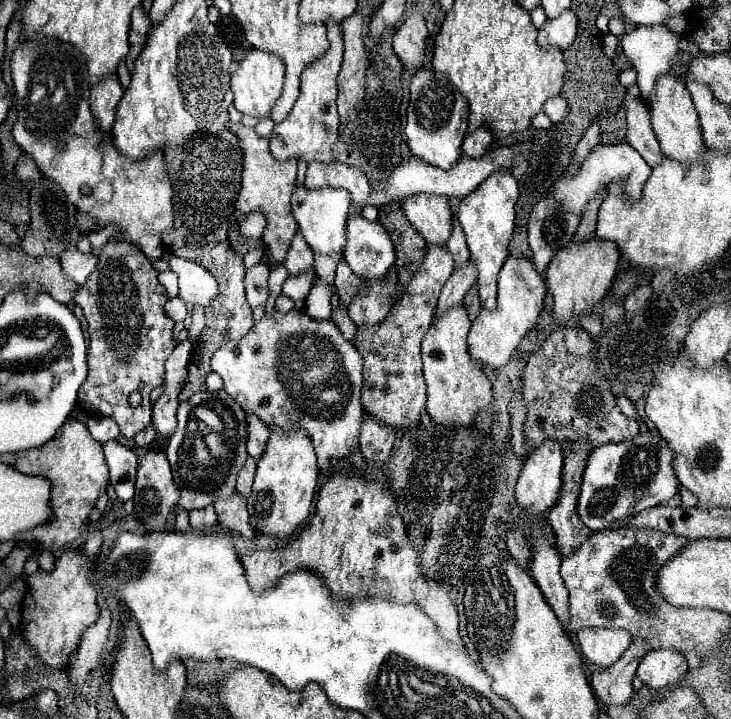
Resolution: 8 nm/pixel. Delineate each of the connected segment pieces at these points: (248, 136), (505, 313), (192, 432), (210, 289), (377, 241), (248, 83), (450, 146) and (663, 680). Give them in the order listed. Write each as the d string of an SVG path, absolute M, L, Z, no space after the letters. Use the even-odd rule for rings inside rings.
M228 123L228 129L232 129L242 145L244 151L244 171L242 171L242 191L238 195L235 208L242 213L249 211L261 211L266 215L266 229L262 235L262 241L266 243L272 257L282 263L286 259L286 251L292 243L292 237L296 235L296 223L290 215L290 197L294 193L294 179L296 179L296 159L288 159L284 163L278 163L268 149L268 139L262 139L256 135L254 129L242 127L240 123Z
M508 257L498 277L498 307L494 311L482 309L476 321L472 323L468 335L468 351L474 361L478 361L484 369L500 369L510 361L510 355L520 345L524 335L534 327L542 303L546 297L546 285L542 275L534 269L532 261Z
M198 391L178 407L178 429L170 437L166 457L174 483L180 489L180 507L186 511L204 509L234 493L236 475L246 453L246 413L226 391Z
M174 255L168 257L168 263L170 269L178 275L178 297L186 303L186 307L206 307L214 295L218 295L218 281L202 265Z
M362 215L348 217L348 245L344 261L362 279L382 279L394 263L394 245L384 227Z
M252 49L244 55L238 69L232 73L230 87L234 93L234 107L242 115L252 115L256 119L270 117L270 109L274 107L274 103L282 93L282 83L284 83L284 61L274 53Z
M432 69L418 71L410 85L408 123L404 129L410 153L434 167L450 169L462 155L460 147L466 137L466 127L468 127L468 105L466 99L458 93L458 89L446 77L434 73Z
M652 649L642 657L636 675L648 689L664 689L678 683L686 671L688 667L682 653L674 649Z

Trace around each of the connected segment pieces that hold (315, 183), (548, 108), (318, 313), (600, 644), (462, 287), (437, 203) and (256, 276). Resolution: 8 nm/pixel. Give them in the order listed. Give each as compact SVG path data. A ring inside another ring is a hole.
M310 163L306 173L306 187L308 189L322 189L322 187L340 187L350 193L352 205L364 207L366 199L370 197L370 183L362 171L350 167L346 163Z
M560 95L548 99L546 105L544 105L544 113L546 113L554 123L560 123L560 121L568 115L568 103L566 103L566 99L562 99Z
M318 279L316 285L312 287L310 295L306 297L306 315L310 315L312 319L318 319L318 321L324 321L324 319L330 319L332 315L332 307L330 307L330 287Z
M582 629L578 631L578 643L588 663L610 667L630 647L632 637L622 629Z
M472 261L466 263L466 267L462 267L460 271L454 271L450 275L450 279L444 283L442 293L438 297L438 305L436 305L436 315L434 319L438 319L444 311L448 311L450 307L456 307L462 303L466 291L476 283L476 265Z
M410 195L406 197L406 201L402 203L404 213L408 217L408 221L412 223L412 227L426 239L428 245L446 245L450 233L452 233L452 213L448 209L448 197L440 197L440 195Z
M258 263L258 265L254 265L254 267L250 267L246 271L246 279L244 279L246 299L248 299L252 309L262 307L266 303L266 299L268 299L268 285L266 285L268 275L270 275L270 271L268 271L268 267L264 263Z

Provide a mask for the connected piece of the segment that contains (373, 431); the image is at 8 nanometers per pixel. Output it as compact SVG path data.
M366 415L360 431L360 451L364 459L372 465L380 465L390 457L392 445L394 445L394 431L388 425L378 423L374 417Z

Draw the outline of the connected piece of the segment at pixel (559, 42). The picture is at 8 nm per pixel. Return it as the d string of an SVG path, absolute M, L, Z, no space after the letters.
M568 9L558 19L550 19L544 23L544 27L538 31L538 43L544 49L558 47L566 51L576 39L576 27L578 27L576 13Z

